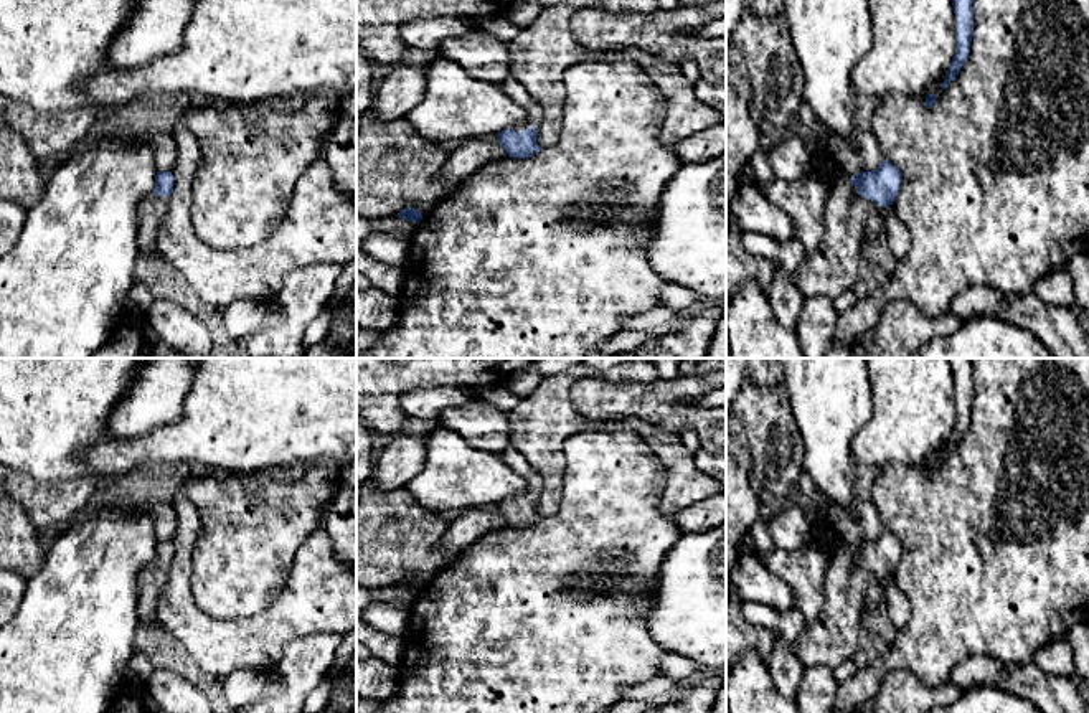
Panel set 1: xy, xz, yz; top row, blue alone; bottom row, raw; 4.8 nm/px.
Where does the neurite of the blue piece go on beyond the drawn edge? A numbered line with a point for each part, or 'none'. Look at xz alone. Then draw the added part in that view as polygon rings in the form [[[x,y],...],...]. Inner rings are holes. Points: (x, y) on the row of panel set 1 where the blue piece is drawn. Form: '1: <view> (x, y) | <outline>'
1: xz (510, 86) | [[[508,76],[502,83],[498,83],[498,86],[510,99],[513,99],[526,112],[526,120],[513,127],[515,132],[521,132],[526,127],[535,127],[543,120],[541,106],[531,97],[531,94],[521,83]]]

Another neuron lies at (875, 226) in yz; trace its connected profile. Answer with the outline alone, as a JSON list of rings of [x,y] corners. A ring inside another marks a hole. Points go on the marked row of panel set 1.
[[[876,205],[870,211],[870,215],[866,218],[861,248],[865,248],[868,243],[871,243],[871,241],[874,241],[878,238],[884,238],[884,233],[886,233],[884,208],[881,208],[879,205]]]

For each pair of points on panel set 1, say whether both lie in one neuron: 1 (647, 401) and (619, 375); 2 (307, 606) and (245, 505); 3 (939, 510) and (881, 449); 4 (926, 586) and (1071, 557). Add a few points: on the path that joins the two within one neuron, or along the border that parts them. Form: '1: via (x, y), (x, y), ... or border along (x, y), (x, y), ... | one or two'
1: border along (659, 378), (649, 383), (616, 383), (608, 380) | two
2: border along (307, 540), (282, 590), (266, 606) | two
3: border along (933, 451), (919, 464), (886, 464), (878, 471) | two
4: via (962, 575), (969, 575), (979, 566), (1035, 566) | one

